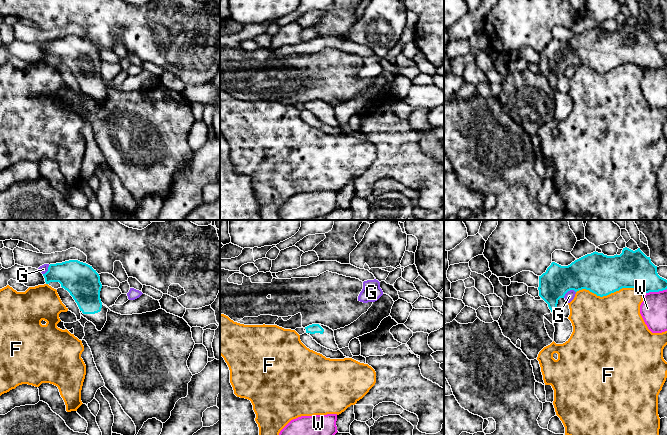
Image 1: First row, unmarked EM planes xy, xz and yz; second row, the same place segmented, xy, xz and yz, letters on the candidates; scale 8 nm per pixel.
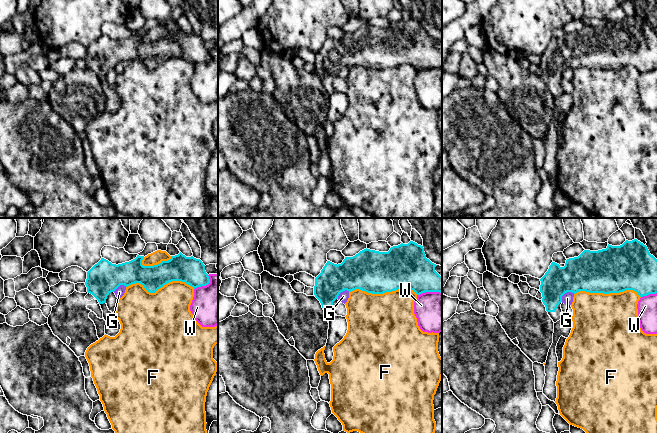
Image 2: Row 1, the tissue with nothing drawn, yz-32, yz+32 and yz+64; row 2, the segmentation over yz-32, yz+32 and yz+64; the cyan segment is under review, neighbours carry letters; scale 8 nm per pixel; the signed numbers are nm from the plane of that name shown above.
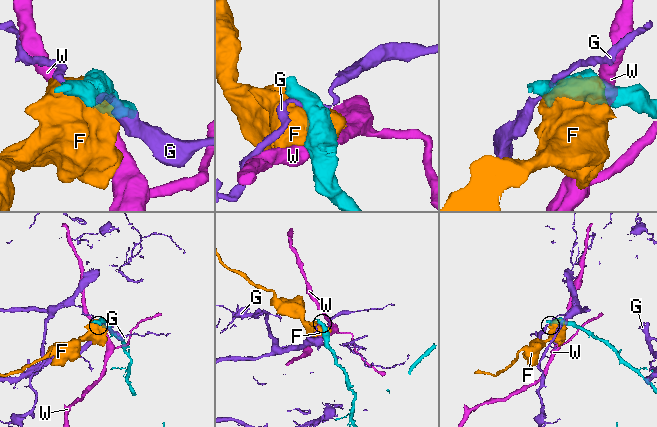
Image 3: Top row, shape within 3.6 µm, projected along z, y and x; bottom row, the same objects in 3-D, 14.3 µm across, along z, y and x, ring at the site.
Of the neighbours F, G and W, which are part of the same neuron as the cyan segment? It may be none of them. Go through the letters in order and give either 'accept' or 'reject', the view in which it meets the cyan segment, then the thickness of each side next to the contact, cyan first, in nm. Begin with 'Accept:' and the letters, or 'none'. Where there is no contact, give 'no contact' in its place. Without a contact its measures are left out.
Accept: none
F: reject; contact in yz; calibres 320 and 480 nm
G: reject; contact in yz; calibres 300 and 80 nm
W: reject; contact in yz; calibres 300 and 220 nm

